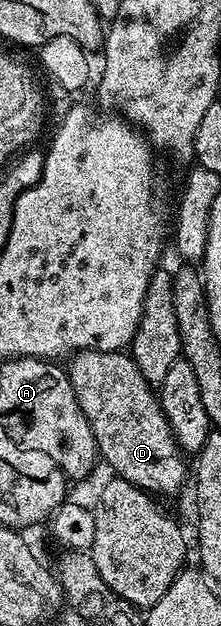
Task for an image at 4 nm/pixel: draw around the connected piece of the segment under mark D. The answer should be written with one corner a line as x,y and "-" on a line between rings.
125,351
120,352
75,352
68,360
68,375
72,382
72,390
76,390
76,402
80,402
80,410
84,410
84,418
88,418
88,426
92,426
92,434
98,443
99,457
111,468
113,475
119,480
132,482
145,492
178,492
182,483
188,480
186,460
176,438
170,429
168,418
164,414
158,393
140,374
133,356

